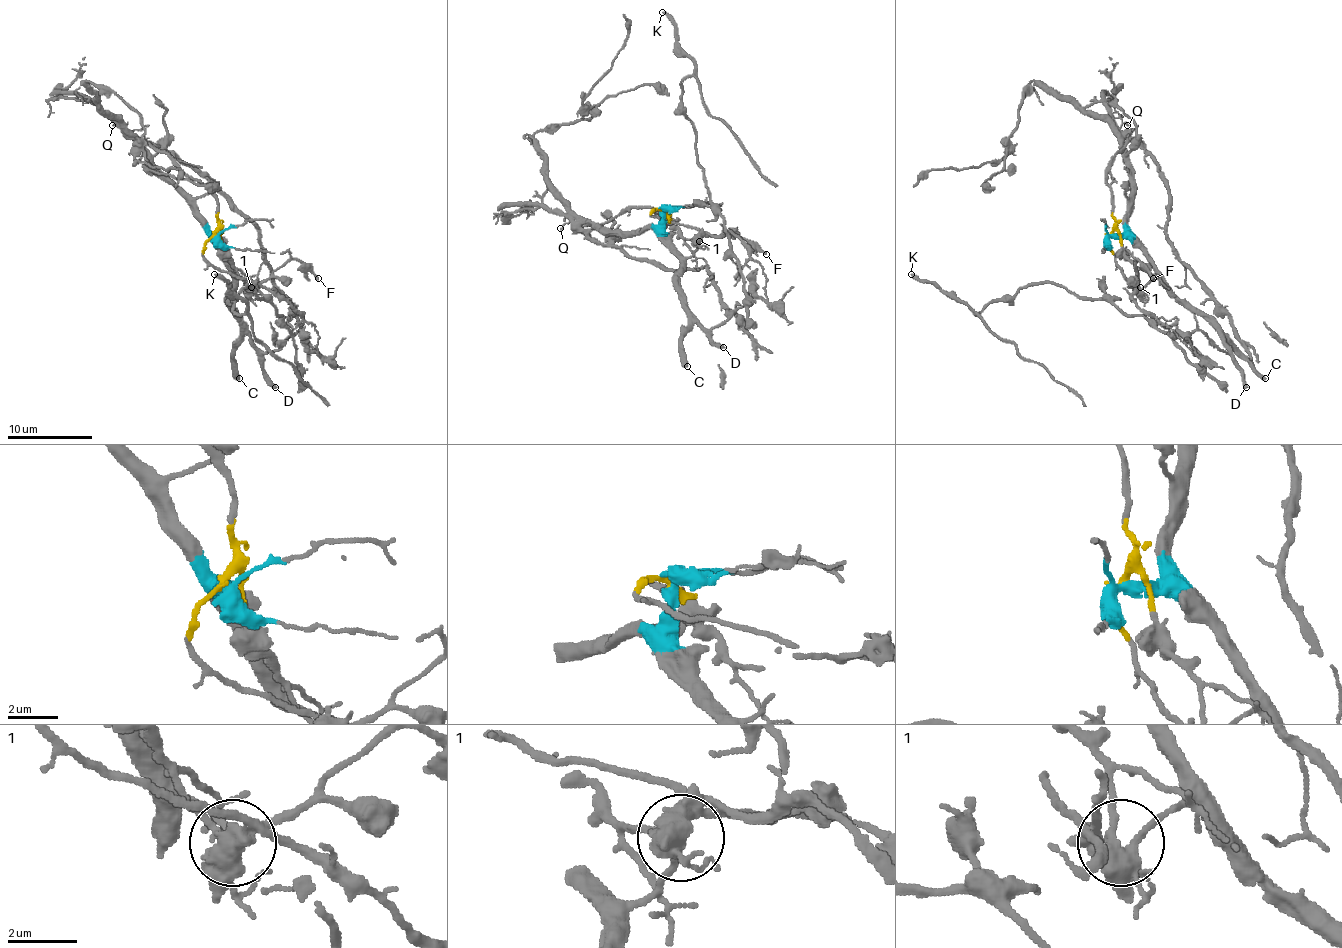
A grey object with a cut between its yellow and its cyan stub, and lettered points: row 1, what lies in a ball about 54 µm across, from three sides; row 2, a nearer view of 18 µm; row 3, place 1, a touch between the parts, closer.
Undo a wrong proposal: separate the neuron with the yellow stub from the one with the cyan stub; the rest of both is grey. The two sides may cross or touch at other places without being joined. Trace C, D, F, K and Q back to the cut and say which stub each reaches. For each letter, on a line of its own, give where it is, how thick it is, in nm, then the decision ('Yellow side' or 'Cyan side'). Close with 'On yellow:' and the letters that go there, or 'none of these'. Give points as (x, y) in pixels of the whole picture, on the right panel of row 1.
C: Place: (1265, 378). Thickness 400 nm. Cyan side
D: Place: (1246, 387). Thickness 360 nm. Cyan side
F: Place: (1153, 278). Thickness 190 nm. Cyan side
K: Place: (911, 274). Thickness 280 nm. Yellow side
Q: Place: (1127, 125). Thickness 70 nm. Yellow side
On yellow: K, Q

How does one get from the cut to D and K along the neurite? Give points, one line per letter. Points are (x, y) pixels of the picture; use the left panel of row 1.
D: (214, 234), (233, 279), (233, 317), (248, 334), (259, 353), (261, 368), (276, 387)
K: (214, 234), (203, 251), (214, 266), (301, 317), (290, 330), (248, 283), (233, 311), (246, 302), (214, 274)

